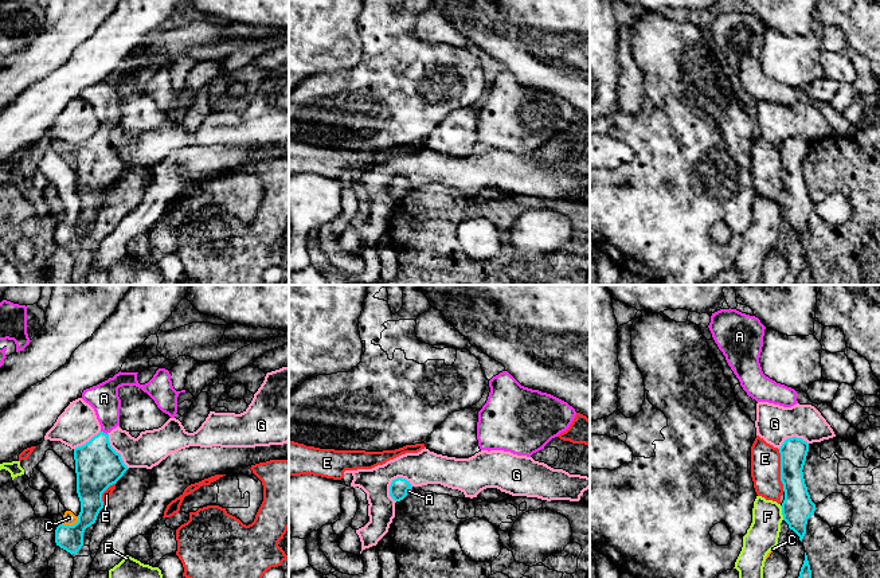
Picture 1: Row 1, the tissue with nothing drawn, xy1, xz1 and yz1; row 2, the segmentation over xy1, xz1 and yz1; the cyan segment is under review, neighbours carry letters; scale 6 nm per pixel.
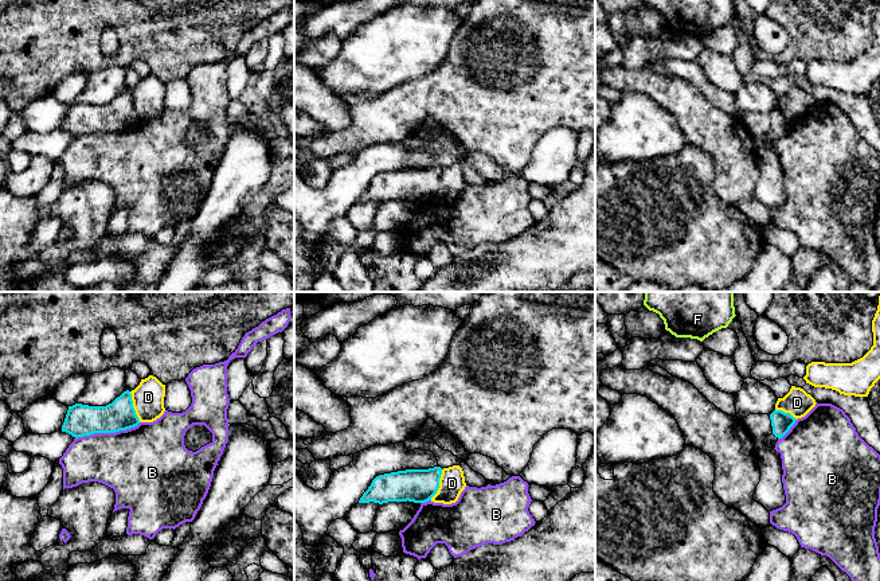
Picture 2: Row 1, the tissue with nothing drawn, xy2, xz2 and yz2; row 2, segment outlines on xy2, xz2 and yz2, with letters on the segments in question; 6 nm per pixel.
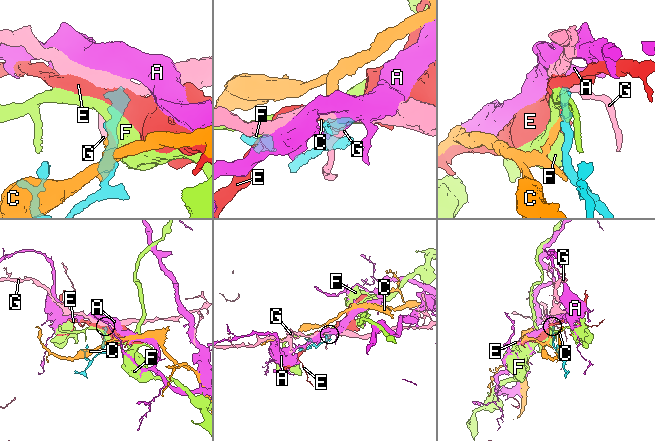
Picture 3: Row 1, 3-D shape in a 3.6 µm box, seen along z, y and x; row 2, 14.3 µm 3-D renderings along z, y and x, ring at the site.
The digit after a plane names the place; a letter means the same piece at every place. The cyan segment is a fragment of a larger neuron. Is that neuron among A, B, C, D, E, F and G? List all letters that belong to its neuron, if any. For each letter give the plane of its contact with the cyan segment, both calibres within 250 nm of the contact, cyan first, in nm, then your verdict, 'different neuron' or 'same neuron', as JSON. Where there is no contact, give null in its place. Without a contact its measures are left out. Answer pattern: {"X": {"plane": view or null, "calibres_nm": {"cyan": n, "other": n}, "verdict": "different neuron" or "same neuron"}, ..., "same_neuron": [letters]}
{"A": {"plane": "xy1", "calibres_nm": {"cyan": 280, "other": 180}, "verdict": "same neuron"}, "B": {"plane": "xy2", "calibres_nm": {"cyan": 190, "other": 420}, "verdict": "different neuron"}, "C": {"plane": "xy1", "calibres_nm": {"cyan": 160, "other": 80}, "verdict": "different neuron"}, "D": {"plane": "xy2", "calibres_nm": {"cyan": 180, "other": 190}, "verdict": "different neuron"}, "E": {"plane": "yz1", "calibres_nm": {"cyan": 190, "other": 180}, "verdict": "different neuron"}, "F": {"plane": "yz1", "calibres_nm": {"cyan": 190, "other": 190}, "verdict": "different neuron"}, "G": {"plane": "xz1", "calibres_nm": {"cyan": 110, "other": 200}, "verdict": "different neuron"}, "same_neuron": ["A"]}

